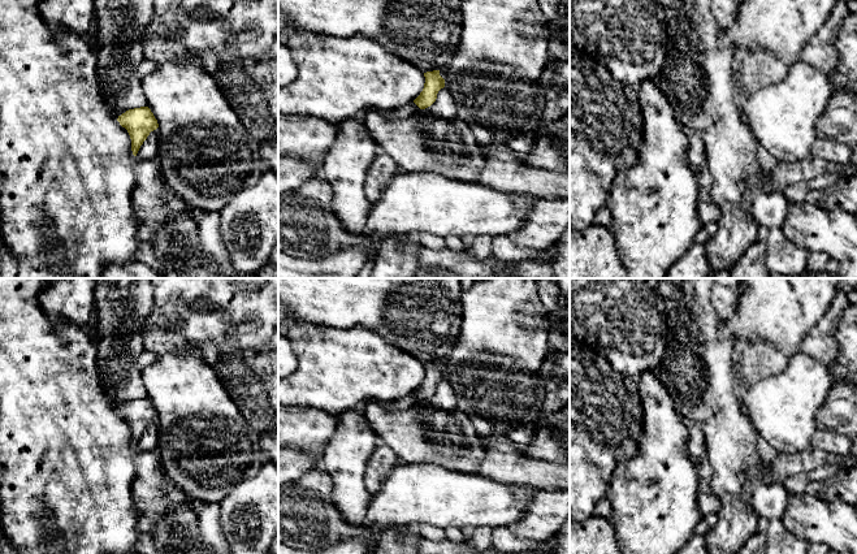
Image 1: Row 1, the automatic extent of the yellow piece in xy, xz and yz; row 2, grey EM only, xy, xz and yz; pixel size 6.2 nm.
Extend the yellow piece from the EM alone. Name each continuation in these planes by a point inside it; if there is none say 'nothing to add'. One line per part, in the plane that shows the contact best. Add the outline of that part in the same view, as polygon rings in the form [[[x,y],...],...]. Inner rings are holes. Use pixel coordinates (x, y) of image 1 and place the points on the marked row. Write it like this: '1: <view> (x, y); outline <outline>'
1: xz (405, 111); outline [[[411,101],[406,105],[399,107],[399,108],[395,108],[391,111],[380,111],[378,113],[385,118],[395,120],[395,118],[406,118],[419,111],[420,111],[420,108],[414,101]]]

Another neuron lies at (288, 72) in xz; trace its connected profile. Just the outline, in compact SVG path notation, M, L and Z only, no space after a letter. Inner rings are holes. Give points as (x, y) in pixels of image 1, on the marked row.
M278 43L278 87L293 83L298 77L298 68L286 44Z

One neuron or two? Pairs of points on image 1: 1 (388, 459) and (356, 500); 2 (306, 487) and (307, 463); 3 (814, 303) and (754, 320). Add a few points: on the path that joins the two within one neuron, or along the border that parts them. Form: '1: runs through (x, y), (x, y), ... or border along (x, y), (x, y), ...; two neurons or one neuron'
1: border along (369, 457), (366, 464), (364, 485), (372, 494); two neurons
2: border along (316, 467), (306, 471), (291, 484); two neurons
3: runs through (800, 299), (783, 299), (769, 307); one neuron

